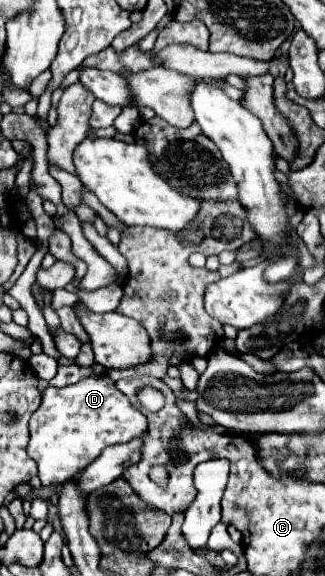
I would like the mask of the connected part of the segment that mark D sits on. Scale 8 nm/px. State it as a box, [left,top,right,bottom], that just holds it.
[28,375,146,485]

